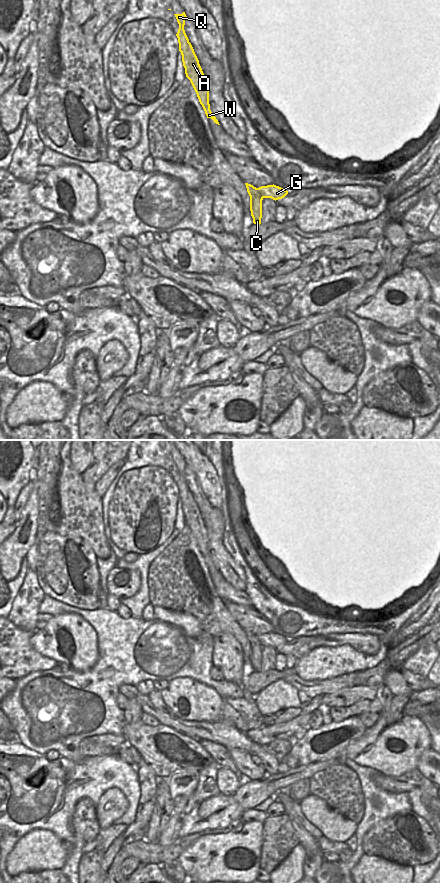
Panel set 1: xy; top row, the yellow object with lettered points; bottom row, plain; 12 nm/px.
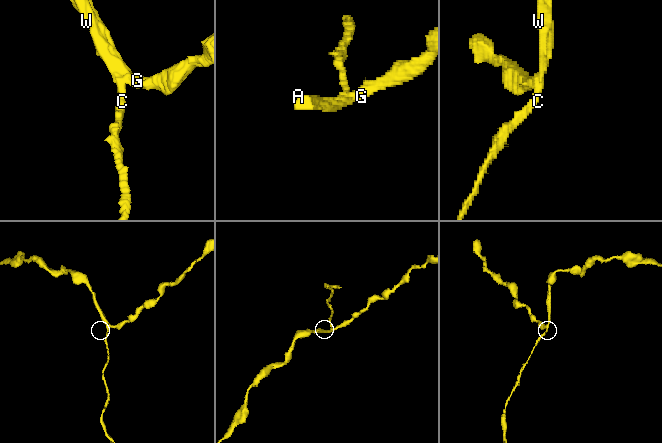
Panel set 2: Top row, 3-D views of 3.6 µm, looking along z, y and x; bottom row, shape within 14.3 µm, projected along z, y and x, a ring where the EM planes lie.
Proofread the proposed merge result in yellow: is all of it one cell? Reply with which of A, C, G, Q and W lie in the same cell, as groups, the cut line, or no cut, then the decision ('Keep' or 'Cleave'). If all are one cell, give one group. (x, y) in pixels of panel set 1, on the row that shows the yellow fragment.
Groups: A G Q W / C. Split along xy (257, 188), (262, 198). Cleave

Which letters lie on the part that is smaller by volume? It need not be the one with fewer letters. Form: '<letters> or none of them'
C

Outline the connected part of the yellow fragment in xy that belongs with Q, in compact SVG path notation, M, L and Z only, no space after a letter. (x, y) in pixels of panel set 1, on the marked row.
M183 12L182 14L174 15L179 24L179 29L176 36L178 38L179 51L182 55L182 62L185 68L186 77L190 80L207 118L211 118L214 123L220 125L218 120L210 110L207 80L199 64L199 60L194 52L194 49L189 42L189 39L184 30L185 19L187 18L187 16L185 12Z

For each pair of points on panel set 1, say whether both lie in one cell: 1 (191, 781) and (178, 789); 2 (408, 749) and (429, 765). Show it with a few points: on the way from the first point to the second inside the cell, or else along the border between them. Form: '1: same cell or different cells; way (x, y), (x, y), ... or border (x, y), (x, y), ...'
1: same cell; way (188, 781), (181, 786)
2: different cells; border (429, 748), (421, 754), (417, 768)

